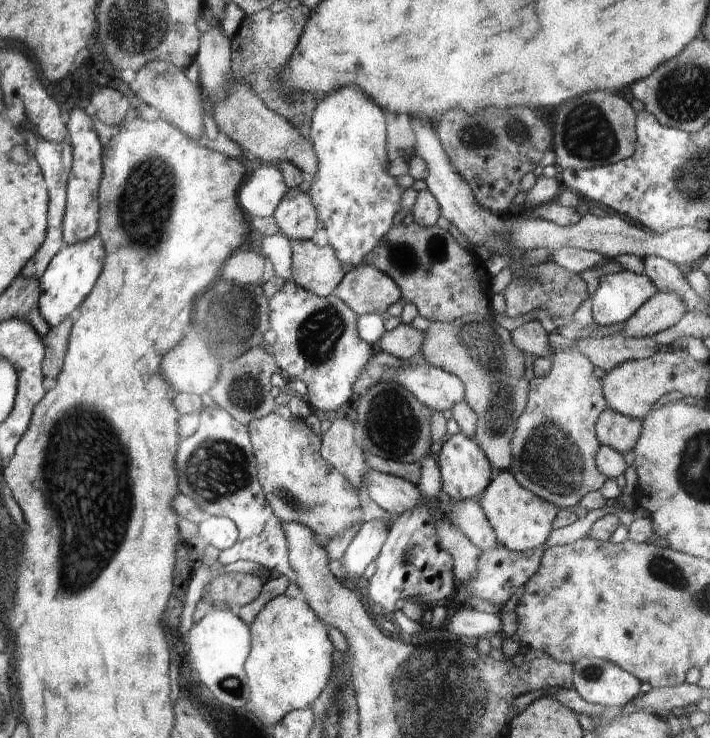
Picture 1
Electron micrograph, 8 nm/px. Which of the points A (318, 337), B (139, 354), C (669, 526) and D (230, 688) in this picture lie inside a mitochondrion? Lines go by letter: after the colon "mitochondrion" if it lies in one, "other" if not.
A: mitochondrion
B: other
C: other
D: mitochondrion

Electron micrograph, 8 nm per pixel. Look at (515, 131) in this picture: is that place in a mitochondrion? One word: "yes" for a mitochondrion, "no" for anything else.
yes

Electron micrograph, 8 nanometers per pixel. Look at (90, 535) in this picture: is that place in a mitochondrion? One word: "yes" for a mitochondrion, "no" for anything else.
yes

